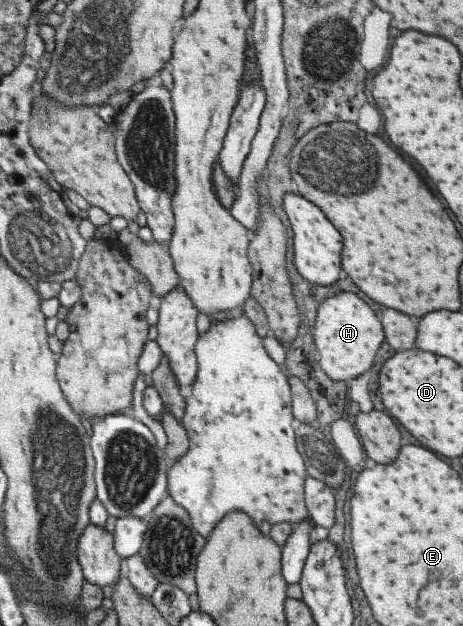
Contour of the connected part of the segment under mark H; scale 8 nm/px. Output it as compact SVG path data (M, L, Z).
M340 292L318 304L314 322L314 346L318 352L318 362L328 378L350 380L360 376L372 366L374 354L382 344L382 328L378 318L372 314L368 304L364 304L352 292Z

